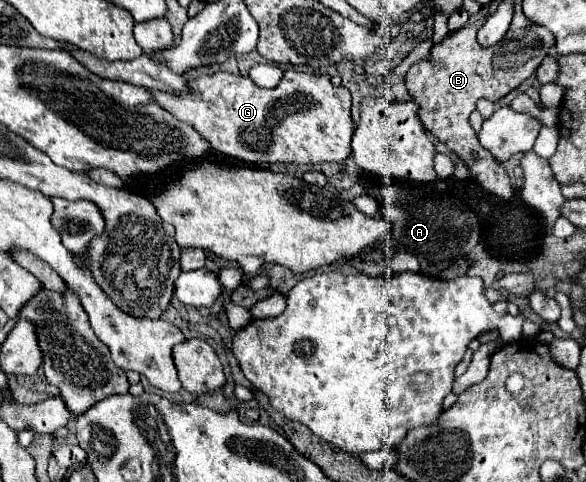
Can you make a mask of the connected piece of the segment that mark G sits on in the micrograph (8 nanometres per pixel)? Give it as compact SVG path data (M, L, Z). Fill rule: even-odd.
M287 70L281 84L271 90L259 88L251 76L235 76L227 72L201 76L189 84L191 94L187 94L187 98L175 98L175 94L155 94L155 102L159 102L163 110L175 114L179 122L187 122L191 128L195 128L213 152L243 160L247 164L343 162L351 154L351 94L343 86L333 86L329 76L311 76L305 72Z

